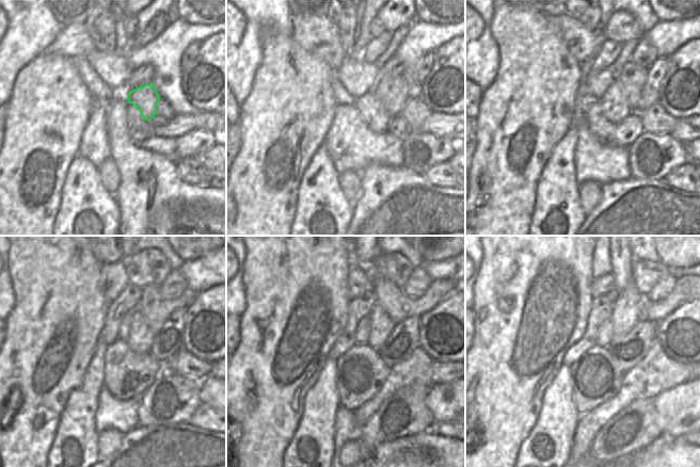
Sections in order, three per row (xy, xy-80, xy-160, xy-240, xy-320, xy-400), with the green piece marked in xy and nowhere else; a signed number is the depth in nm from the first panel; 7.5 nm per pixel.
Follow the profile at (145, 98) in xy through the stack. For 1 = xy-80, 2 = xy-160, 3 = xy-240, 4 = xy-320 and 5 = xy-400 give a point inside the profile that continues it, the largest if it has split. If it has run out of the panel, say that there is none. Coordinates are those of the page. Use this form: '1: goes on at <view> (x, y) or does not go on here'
1: goes on at xy-80 (392, 92)
2: goes on at xy-160 (632, 83)
3: goes on at xy-240 (146, 304)
4: goes on at xy-320 (385, 292)
5: goes on at xy-400 (621, 257)

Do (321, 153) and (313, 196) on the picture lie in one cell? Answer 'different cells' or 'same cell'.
same cell

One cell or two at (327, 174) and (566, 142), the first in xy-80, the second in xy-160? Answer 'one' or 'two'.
one

